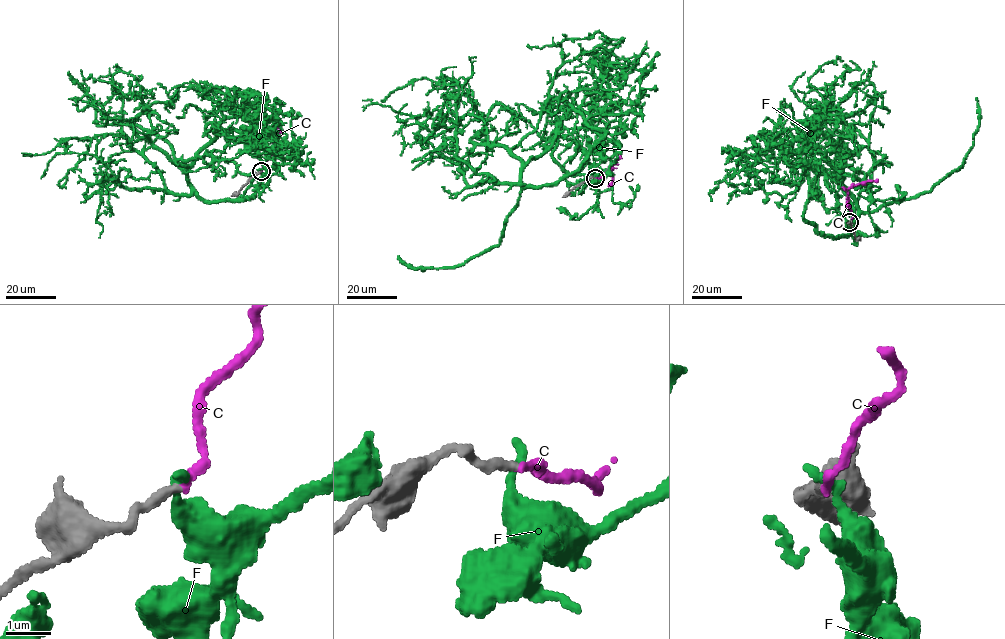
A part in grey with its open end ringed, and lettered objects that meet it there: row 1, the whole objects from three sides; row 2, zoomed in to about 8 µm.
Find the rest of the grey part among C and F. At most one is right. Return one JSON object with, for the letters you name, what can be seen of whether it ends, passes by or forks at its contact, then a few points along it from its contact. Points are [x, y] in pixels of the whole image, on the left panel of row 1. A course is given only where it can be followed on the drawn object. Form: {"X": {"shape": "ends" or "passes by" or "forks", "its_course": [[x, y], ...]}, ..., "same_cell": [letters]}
{"C": {"shape": "ends", "its_course": [[260, 172], [273, 150], [278, 133], [274, 112]]}, "same_cell": ["C"]}

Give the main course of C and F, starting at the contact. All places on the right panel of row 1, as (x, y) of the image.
C: (849, 222), (853, 217), (847, 189), (878, 179)
F: (849, 222), (809, 139), (843, 177), (852, 219), (835, 178), (770, 142), (780, 106), (790, 106), (793, 124)

